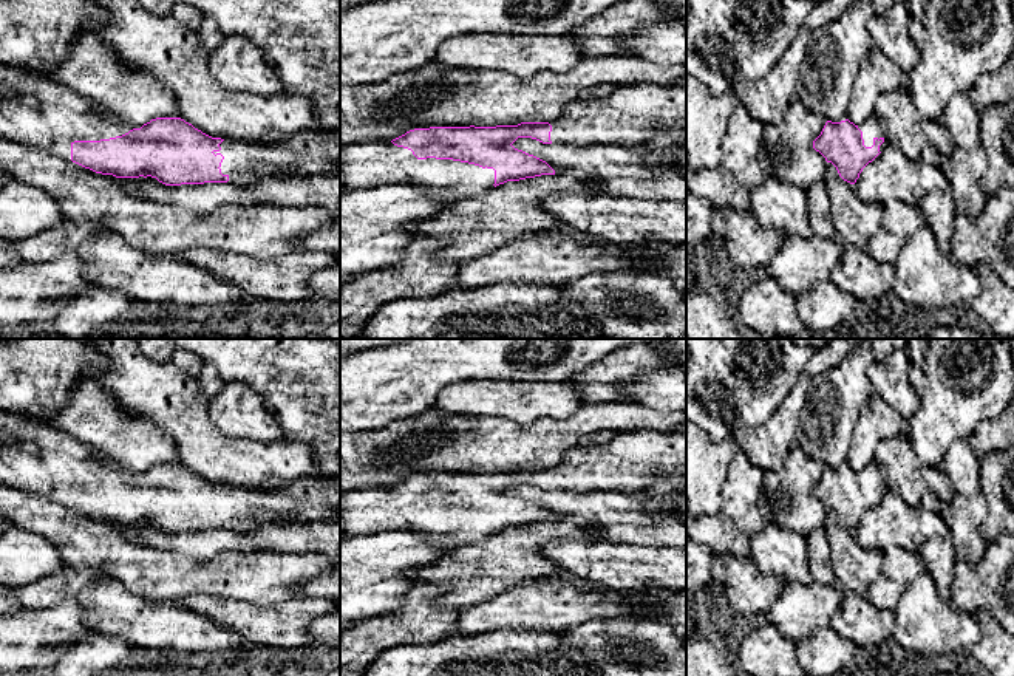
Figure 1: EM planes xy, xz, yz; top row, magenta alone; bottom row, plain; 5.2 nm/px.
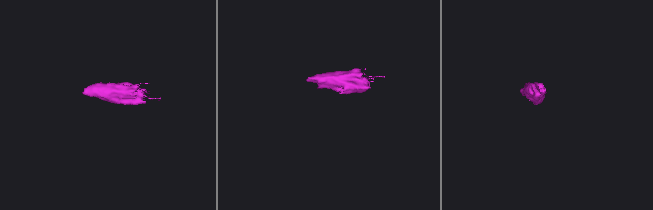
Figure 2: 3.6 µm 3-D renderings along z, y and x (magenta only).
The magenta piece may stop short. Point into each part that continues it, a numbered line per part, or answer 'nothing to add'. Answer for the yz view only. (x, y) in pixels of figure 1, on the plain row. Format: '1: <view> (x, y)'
1: yz (872, 474)

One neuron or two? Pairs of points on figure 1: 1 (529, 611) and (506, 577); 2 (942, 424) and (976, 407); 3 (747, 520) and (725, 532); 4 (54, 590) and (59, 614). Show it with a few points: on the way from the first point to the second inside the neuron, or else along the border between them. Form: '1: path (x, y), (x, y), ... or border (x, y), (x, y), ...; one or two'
1: border (515, 585), (507, 590); two
2: path (949, 416), (957, 409), (968, 407); one
3: border (721, 511), (748, 539); two
4: border (74, 597), (67, 597), (48, 607), (22, 608); two

